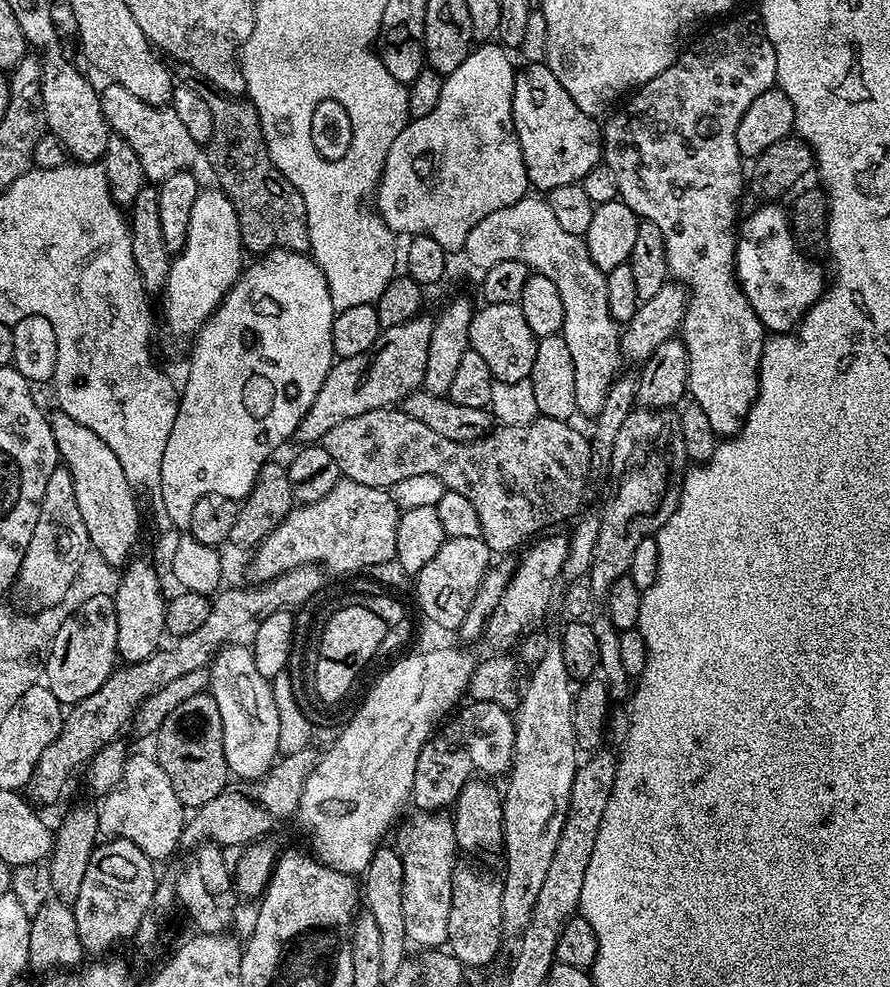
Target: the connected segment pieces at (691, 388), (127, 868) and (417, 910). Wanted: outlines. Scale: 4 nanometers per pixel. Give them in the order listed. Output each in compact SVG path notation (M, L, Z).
M724 24L720 32L712 32L704 36L696 44L696 54L692 50L681 51L676 58L676 63L671 64L658 78L646 82L641 88L635 89L627 97L625 106L621 112L613 111L602 124L602 163L614 174L614 182L618 182L618 197L624 201L630 210L641 220L654 222L658 230L662 230L662 239L666 241L666 262L673 281L684 285L687 289L687 308L682 325L682 339L688 351L688 390L687 395L691 403L701 408L702 413L710 418L710 424L717 437L727 438L736 435L740 430L741 423L748 417L748 411L756 400L756 391L760 389L760 359L766 339L764 323L754 314L754 306L746 298L746 294L740 288L740 282L736 279L736 234L738 231L738 216L736 220L736 199L740 196L740 183L746 180L746 176L740 173L742 157L738 150L736 131L742 114L746 114L746 106L758 98L766 89L776 84L776 59L774 58L774 46L770 46L770 38L766 38L764 25L753 24Z
M108 838L97 843L86 866L86 876L82 878L78 898L71 904L78 938L85 953L108 954L115 944L123 940L131 941L135 937L144 916L153 910L152 899L158 877L156 868L154 861L142 854L134 842Z
M416 810L413 813L404 825L401 823L395 829L397 832L394 847L400 856L404 875L402 918L406 918L406 934L413 945L425 944L425 949L436 950L448 943L448 927L452 909L450 886L454 865L457 863L455 862L456 835L451 819L447 815L439 811L423 810Z

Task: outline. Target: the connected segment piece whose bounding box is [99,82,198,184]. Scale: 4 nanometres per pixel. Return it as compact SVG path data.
M111 82L105 85L105 88L99 89L102 114L109 129L115 135L126 138L126 142L130 142L134 154L138 154L138 162L143 166L147 181L158 184L172 173L187 171L193 167L198 145L194 138L190 138L186 125L178 119L178 114L174 114L170 106L153 106L142 102L142 98L130 94L126 86L118 86Z

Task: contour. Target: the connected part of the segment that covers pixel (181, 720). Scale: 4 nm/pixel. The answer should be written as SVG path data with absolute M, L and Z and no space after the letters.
M207 691L194 694L194 698L174 706L174 710L166 714L166 722L162 722L156 732L154 743L155 758L162 770L166 770L166 778L170 778L170 786L174 786L174 794L178 794L185 809L201 808L210 802L210 798L222 794L230 782L222 742L222 714L218 714L218 702L214 702Z

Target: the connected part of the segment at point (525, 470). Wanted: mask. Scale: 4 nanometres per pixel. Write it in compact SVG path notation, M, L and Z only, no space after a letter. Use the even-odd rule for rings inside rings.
M399 407L379 408L378 410L370 410L366 414L358 414L358 418L346 418L346 422L341 422L339 426L334 426L334 430L324 435L322 447L326 450L326 454L330 454L330 458L334 458L334 462L338 462L338 470L341 477L354 482L362 482L362 486L374 486L375 488L391 489L398 482L402 482L402 478L414 478L414 474L434 474L444 484L445 489L449 492L457 492L465 498L470 498L470 502L474 505L474 510L478 510L478 522L480 523L480 539L486 542L486 546L494 554L510 554L514 548L518 547L523 540L530 536L535 537L539 528L548 528L551 524L560 524L563 520L568 520L580 508L580 503L584 500L584 491L588 488L588 475L592 472L592 456L594 449L591 439L587 435L580 433L578 429L571 428L573 425L566 420L555 420L554 418L546 418L545 416L537 416L532 424L526 426L510 426L509 424L500 424L493 427L487 436L482 436L478 440L451 440L450 438L442 438L442 434L437 434L434 430L430 430L430 426L426 426L422 422L418 422L414 418L410 418Z

